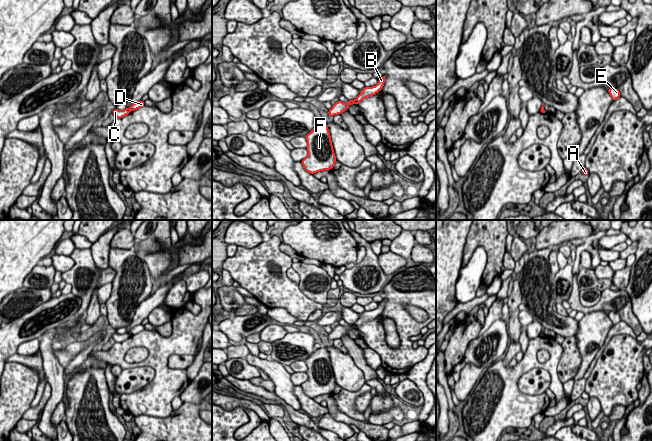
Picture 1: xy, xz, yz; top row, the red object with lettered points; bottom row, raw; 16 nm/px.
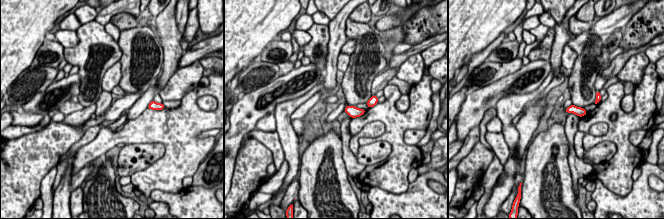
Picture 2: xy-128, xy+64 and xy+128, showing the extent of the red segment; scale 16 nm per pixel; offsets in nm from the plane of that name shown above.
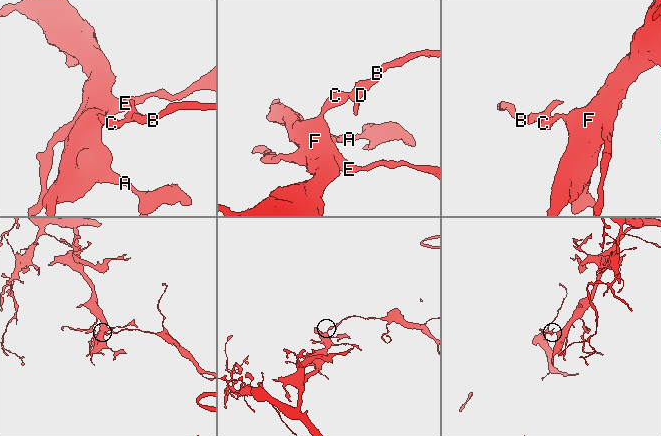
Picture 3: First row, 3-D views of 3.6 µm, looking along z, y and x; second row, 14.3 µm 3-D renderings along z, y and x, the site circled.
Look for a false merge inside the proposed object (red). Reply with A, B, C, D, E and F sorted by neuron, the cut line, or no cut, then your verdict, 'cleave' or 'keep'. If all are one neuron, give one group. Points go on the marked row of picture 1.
A C E F / B D | xz (353, 100), (354, 103) | cleave

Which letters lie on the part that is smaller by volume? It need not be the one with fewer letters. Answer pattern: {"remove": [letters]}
{"remove": ["B", "D"]}

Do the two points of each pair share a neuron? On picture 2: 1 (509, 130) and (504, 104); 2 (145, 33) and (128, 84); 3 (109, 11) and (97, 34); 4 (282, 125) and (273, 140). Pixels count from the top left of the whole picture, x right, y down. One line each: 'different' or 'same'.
1: same
2: same
3: different
4: different

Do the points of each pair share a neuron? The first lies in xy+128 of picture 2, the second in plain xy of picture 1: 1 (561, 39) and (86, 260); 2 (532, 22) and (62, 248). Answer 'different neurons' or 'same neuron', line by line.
1: different neurons
2: same neuron

